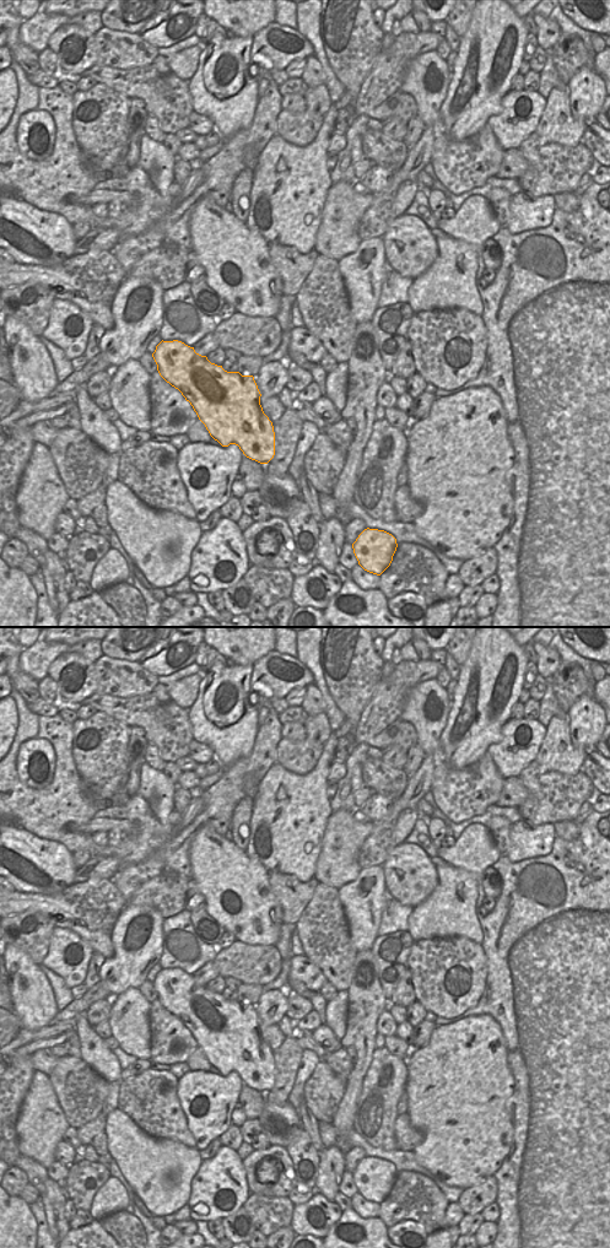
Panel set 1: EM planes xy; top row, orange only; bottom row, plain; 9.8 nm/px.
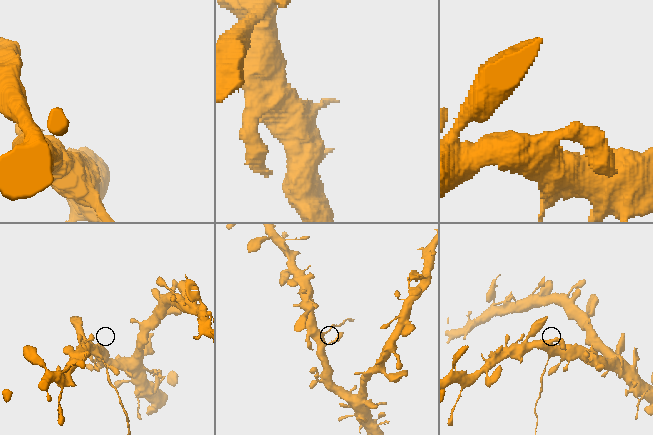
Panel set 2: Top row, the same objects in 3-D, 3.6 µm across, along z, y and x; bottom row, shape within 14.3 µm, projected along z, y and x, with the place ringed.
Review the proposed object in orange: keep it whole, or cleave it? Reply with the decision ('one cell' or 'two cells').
two cells

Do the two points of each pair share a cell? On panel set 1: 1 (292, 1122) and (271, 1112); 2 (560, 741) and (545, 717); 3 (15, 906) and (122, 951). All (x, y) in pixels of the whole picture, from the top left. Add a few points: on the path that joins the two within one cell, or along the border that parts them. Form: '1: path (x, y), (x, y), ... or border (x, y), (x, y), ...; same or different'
1: path (287, 1122), (276, 1117); same
2: border (567, 716), (565, 718), (554, 717), (546, 728); different
3: border (117, 919), (112, 930), (112, 955), (106, 959); different

